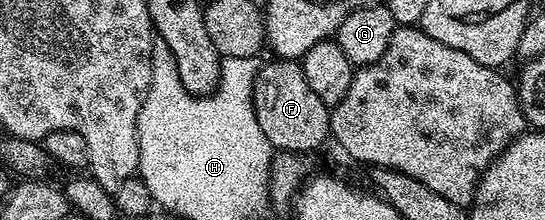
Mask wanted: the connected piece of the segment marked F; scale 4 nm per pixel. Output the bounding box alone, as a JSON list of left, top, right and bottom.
[253,60,331,155]

